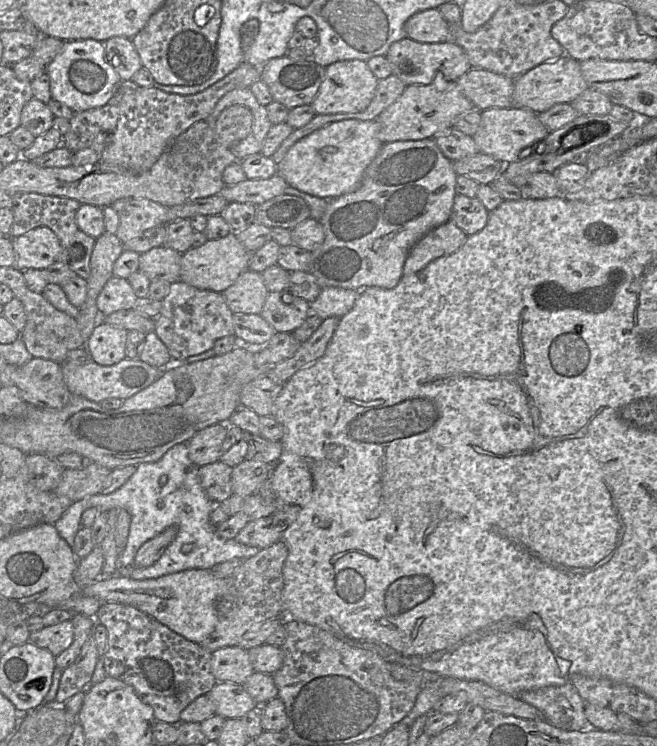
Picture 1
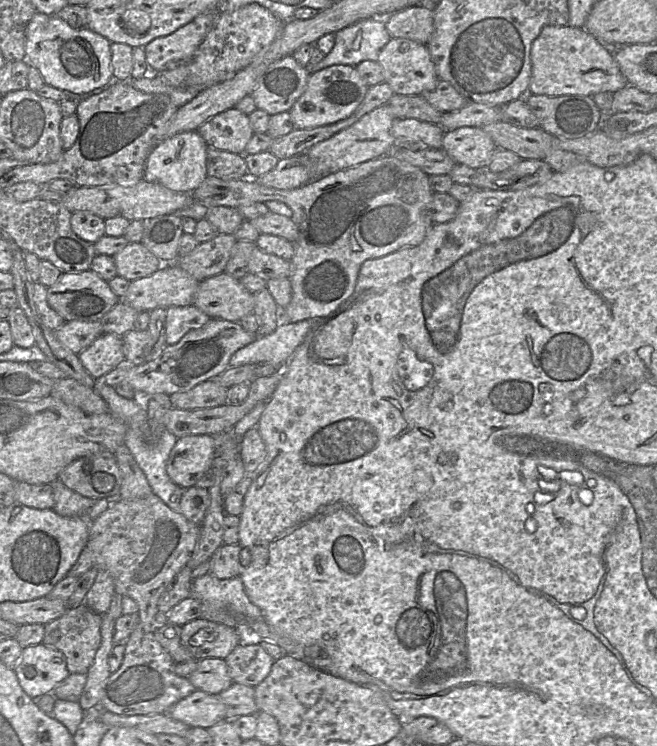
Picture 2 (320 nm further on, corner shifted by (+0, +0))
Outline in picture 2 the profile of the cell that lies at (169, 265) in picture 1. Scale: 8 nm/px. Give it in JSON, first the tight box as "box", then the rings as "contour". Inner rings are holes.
{"box":[113,242,163,282],"contour":[[[141,242],[129,243],[113,259],[117,275],[130,282],[152,275],[163,265]]]}

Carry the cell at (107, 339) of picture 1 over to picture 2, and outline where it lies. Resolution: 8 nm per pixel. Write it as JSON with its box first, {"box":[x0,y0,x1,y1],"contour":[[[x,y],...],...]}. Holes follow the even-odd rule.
{"box":[78,333,126,380],"contour":[[[112,333],[99,336],[78,357],[95,380],[102,380],[107,373],[126,364],[123,339]]]}

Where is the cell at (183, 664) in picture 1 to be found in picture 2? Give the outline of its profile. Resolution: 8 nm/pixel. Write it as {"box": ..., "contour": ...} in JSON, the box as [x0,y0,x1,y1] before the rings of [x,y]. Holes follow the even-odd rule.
{"box":[101,624,196,716],"contour":[[[138,624],[124,645],[122,664],[107,680],[101,709],[124,716],[161,714],[196,690],[188,677],[175,673],[169,653],[156,640],[154,633],[145,632]]]}

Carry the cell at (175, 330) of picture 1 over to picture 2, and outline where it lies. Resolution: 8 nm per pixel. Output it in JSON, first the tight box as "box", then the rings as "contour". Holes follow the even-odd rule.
{"box":[166,306,211,345],"contour":[[[172,306],[166,309],[166,344],[173,345],[189,331],[199,329],[211,318],[196,306]]]}

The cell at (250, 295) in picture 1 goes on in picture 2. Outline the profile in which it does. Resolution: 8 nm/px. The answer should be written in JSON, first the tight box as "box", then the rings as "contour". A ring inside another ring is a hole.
{"box":[193,272,255,322],"contour":[[[223,272],[199,282],[193,305],[207,314],[211,319],[239,322],[243,317],[253,312],[255,294],[249,292],[240,280]]]}

